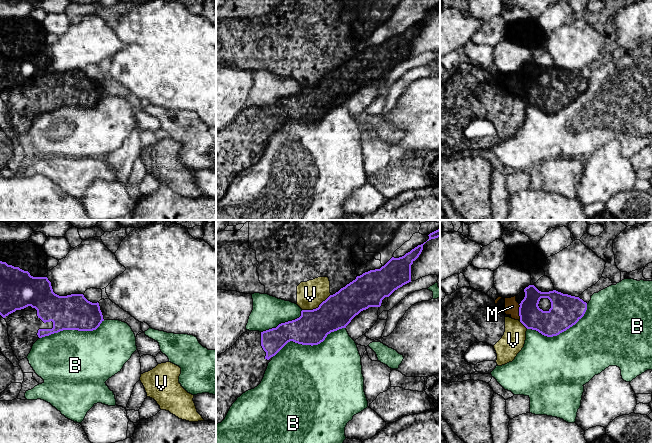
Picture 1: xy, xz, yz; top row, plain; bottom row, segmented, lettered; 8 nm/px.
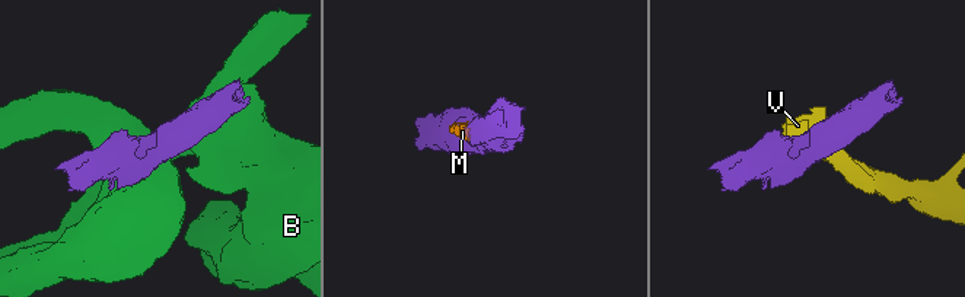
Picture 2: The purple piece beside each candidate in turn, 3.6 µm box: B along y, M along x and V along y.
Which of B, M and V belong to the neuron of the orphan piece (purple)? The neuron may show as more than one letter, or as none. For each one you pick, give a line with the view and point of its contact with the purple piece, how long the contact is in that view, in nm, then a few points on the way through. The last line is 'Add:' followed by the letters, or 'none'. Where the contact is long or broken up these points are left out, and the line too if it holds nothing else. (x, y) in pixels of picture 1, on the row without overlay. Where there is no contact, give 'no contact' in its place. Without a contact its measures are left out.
Add: none

